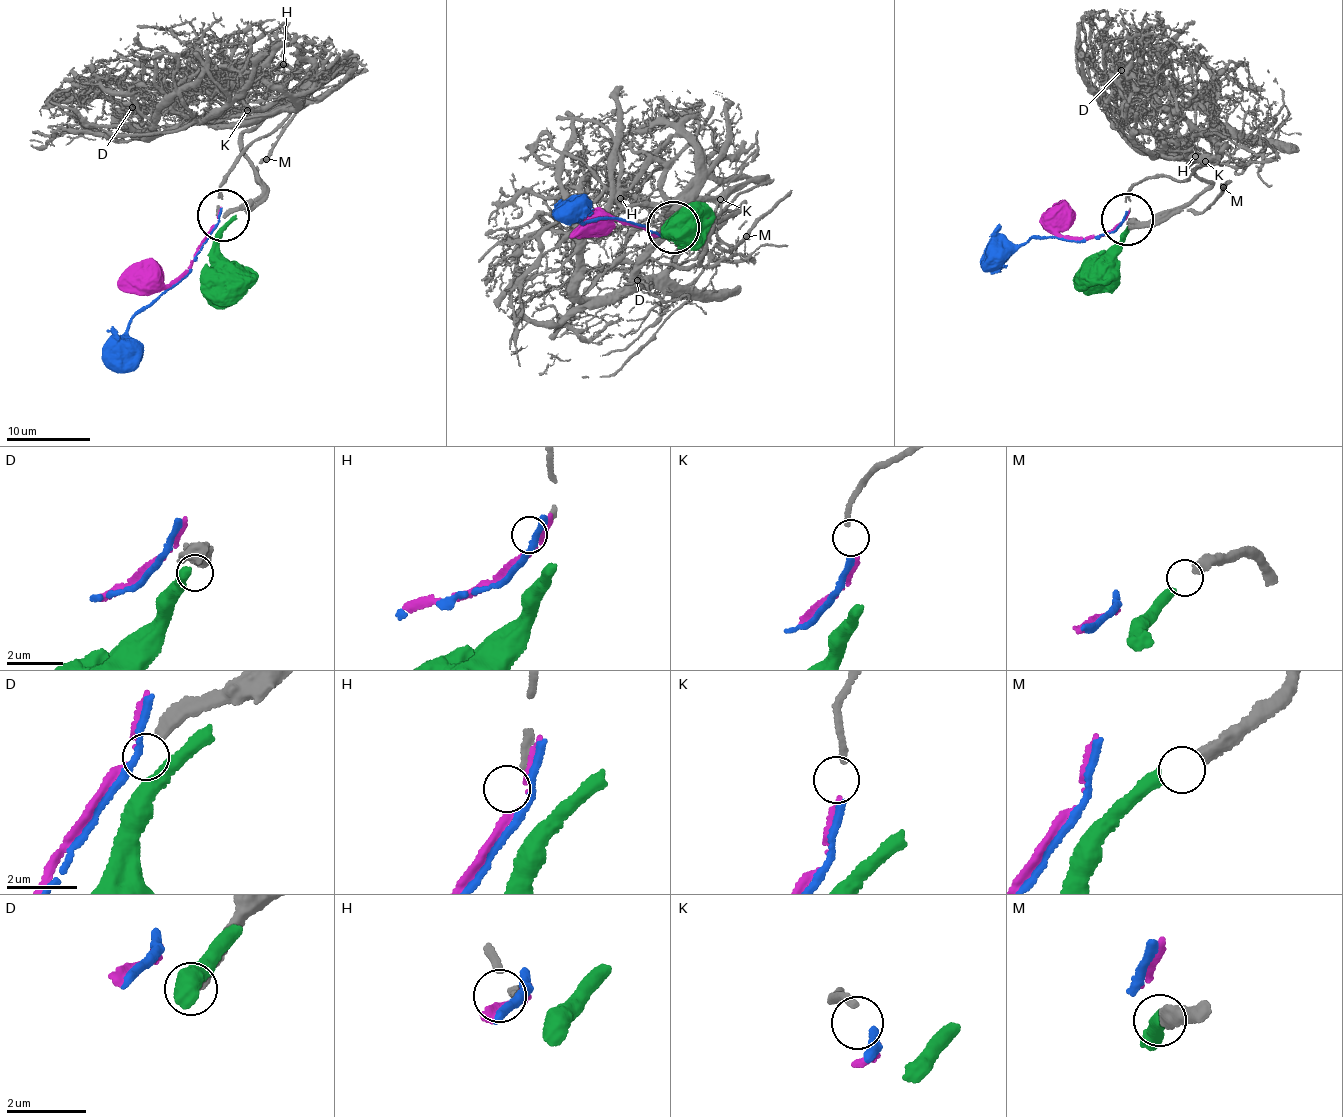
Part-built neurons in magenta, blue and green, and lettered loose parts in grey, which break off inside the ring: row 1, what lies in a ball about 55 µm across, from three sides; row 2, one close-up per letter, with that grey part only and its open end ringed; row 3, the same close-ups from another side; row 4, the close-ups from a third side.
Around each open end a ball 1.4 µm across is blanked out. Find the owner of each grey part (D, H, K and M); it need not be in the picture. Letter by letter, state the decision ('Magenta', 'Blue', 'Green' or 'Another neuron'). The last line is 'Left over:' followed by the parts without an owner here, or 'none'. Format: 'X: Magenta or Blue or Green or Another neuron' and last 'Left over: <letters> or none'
D: Another neuron
H: Another neuron
K: Blue
M: Green
Left over: D, H

